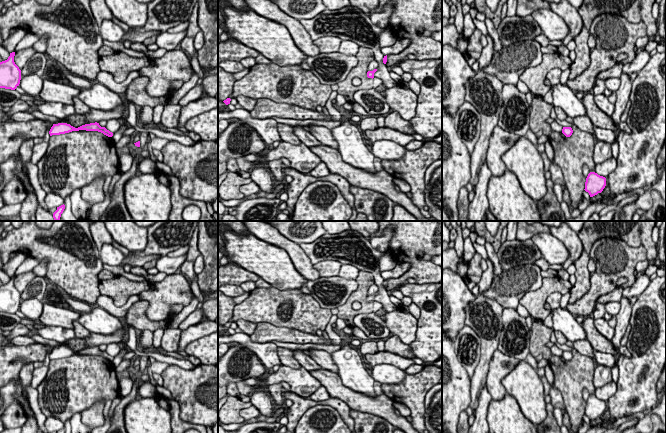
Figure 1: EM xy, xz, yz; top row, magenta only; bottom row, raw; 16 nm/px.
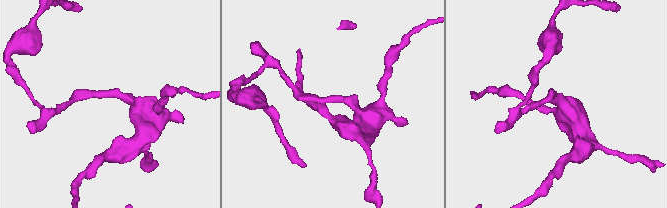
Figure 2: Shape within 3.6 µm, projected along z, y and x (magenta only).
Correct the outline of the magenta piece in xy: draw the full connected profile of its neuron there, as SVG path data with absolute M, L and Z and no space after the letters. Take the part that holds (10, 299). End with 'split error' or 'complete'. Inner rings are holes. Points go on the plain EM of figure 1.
M15 276L7 284L0 286L0 312L15 314L21 304L21 294L14 286Z | complete

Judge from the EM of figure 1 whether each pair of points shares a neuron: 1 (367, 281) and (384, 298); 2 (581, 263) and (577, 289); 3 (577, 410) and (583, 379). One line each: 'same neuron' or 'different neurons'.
1: different neurons
2: same neuron
3: same neuron

